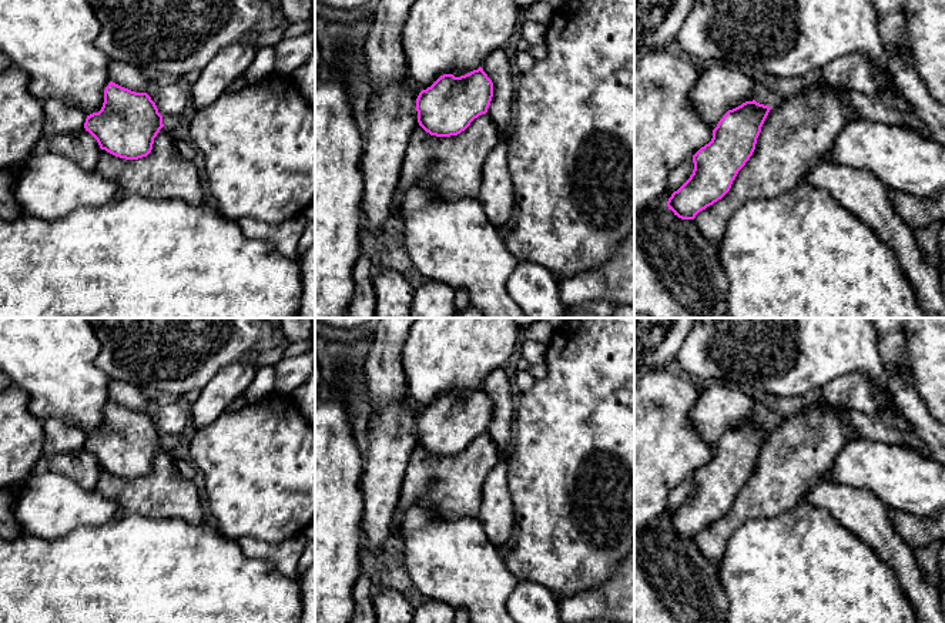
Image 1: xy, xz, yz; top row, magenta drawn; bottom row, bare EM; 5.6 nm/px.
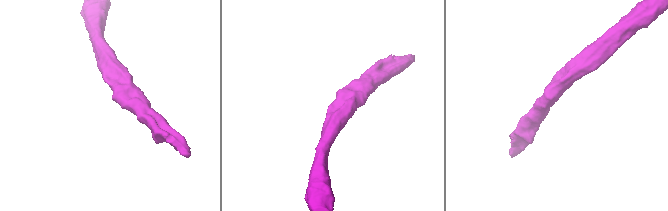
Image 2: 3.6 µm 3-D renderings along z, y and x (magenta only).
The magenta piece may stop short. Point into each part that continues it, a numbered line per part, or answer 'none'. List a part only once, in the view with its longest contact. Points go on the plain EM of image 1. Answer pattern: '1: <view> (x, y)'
1: yz (797, 452)

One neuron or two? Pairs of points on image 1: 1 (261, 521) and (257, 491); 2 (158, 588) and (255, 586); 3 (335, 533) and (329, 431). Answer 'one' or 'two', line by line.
1: one
2: one
3: one

